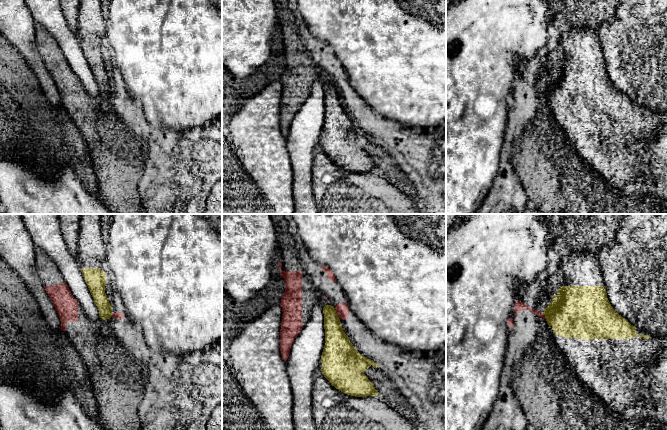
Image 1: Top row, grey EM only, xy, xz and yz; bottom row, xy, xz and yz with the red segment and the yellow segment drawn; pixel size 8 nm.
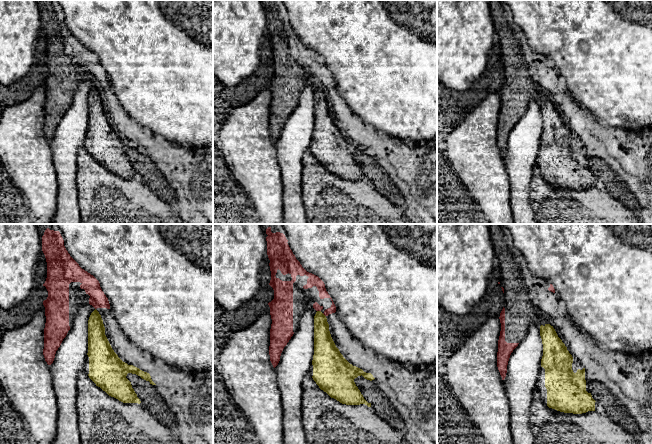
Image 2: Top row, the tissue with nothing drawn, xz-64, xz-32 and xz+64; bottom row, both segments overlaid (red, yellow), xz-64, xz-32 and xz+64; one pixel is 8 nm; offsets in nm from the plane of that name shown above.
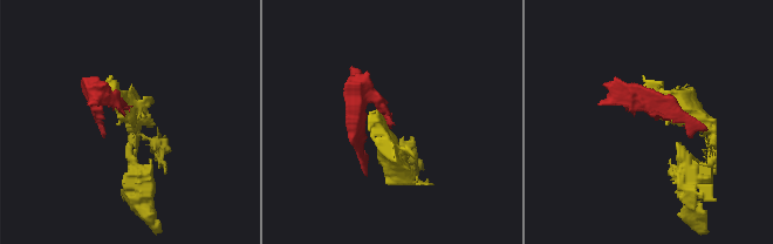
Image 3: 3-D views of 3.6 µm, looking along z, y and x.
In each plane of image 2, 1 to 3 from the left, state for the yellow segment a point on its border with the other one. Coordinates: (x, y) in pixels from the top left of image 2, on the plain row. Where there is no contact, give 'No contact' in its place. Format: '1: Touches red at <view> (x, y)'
1: No contact
2: Touches red at xz-32 (319, 86)
3: No contact

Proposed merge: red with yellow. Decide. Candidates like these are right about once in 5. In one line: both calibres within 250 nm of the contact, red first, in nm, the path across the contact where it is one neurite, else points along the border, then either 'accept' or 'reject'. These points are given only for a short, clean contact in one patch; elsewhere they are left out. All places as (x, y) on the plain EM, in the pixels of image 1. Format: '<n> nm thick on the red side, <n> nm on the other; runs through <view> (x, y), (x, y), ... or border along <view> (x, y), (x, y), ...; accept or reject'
100 nm thick on the red side, 200 nm on the other; runs through xz (342, 86), (336, 88), (334, 112), (337, 119); accept

